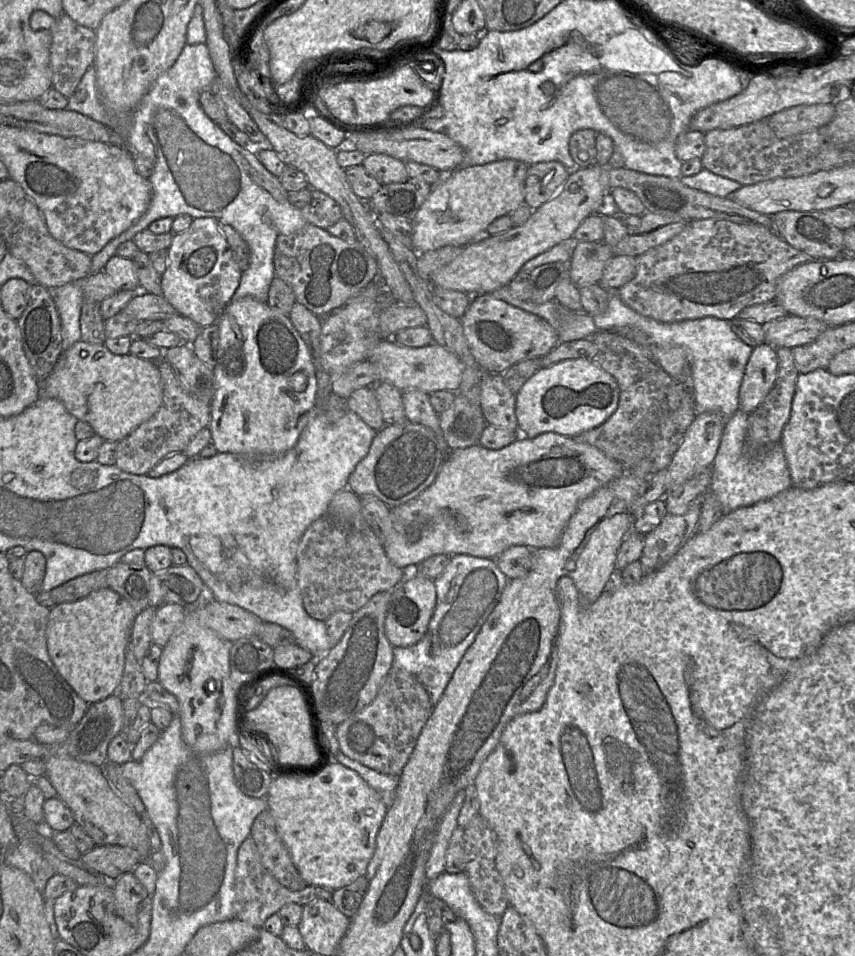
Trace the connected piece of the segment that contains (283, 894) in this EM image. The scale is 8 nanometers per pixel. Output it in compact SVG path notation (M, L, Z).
M249 836L240 845L235 869L235 914L234 919L246 922L258 929L265 921L287 904L305 905L318 901L331 901L333 891L316 886L306 886L300 891L290 891L282 886L262 865L256 844Z

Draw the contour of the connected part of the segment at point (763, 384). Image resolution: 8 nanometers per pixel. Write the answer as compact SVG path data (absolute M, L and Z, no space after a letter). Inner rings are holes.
M763 343L752 348L739 388L739 409L749 414L770 391L777 374L776 348Z

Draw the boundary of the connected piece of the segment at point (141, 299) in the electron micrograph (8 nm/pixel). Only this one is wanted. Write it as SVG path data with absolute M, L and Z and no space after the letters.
M137 293L122 310L136 318L144 320L166 320L180 315L161 294Z

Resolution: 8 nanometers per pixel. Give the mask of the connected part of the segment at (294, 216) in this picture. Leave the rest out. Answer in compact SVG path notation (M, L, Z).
M205 43L186 44L175 63L155 80L137 105L124 147L135 156L145 157L153 163L154 171L149 178L152 189L151 201L145 213L135 223L111 240L99 253L93 255L90 274L97 274L103 270L122 243L132 240L138 232L146 230L155 220L175 218L182 214L189 215L192 219L208 217L234 228L250 248L249 267L242 272L232 300L251 297L267 302L269 287L275 277L276 240L280 235L291 235L299 231L307 222L302 216L301 209L289 203L288 192L278 178L259 162L254 149L249 151L236 144L203 111L199 103L200 94L211 89L216 76Z

